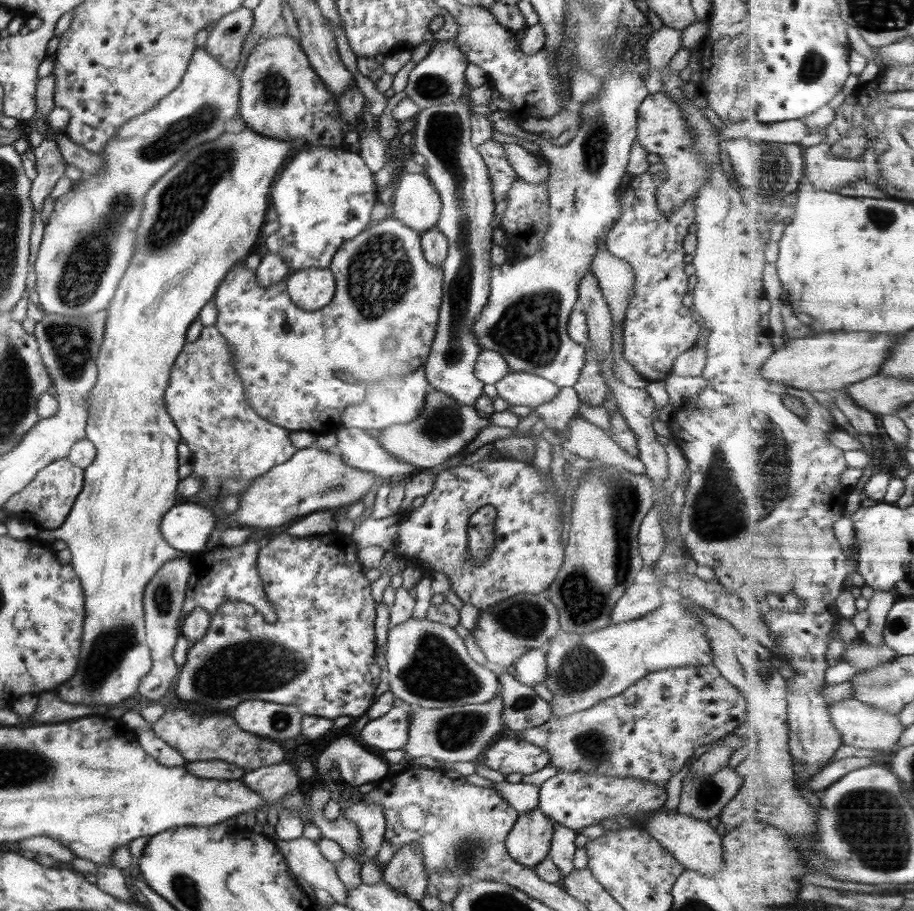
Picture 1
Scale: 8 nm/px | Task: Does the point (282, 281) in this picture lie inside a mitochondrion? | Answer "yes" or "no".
no

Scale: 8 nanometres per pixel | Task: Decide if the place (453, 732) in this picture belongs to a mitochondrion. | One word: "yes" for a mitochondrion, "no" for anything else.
yes

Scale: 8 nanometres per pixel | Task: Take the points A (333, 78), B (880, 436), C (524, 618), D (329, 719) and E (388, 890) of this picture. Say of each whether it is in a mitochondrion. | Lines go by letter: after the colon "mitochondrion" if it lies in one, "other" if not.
A: other
B: other
C: mitochondrion
D: other
E: other

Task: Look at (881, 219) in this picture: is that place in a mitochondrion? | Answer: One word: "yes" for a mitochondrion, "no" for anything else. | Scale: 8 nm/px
yes

